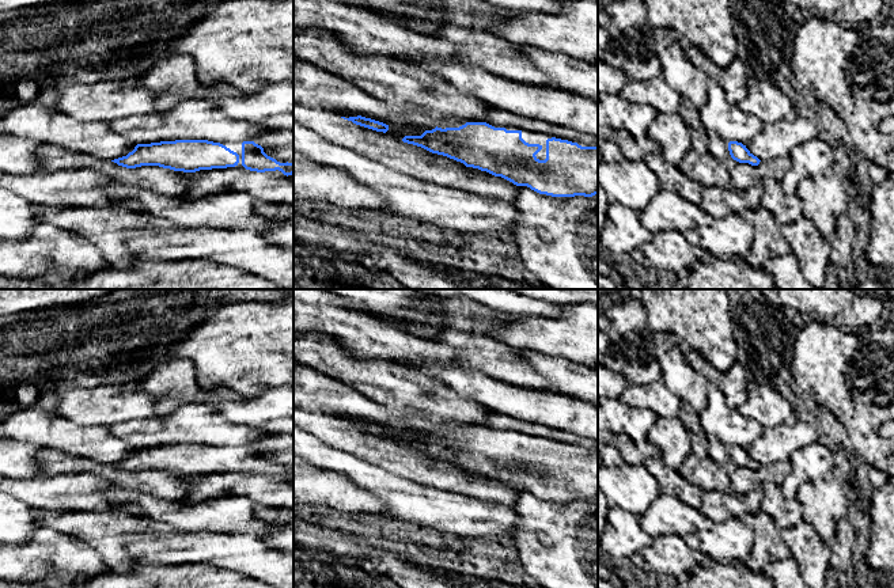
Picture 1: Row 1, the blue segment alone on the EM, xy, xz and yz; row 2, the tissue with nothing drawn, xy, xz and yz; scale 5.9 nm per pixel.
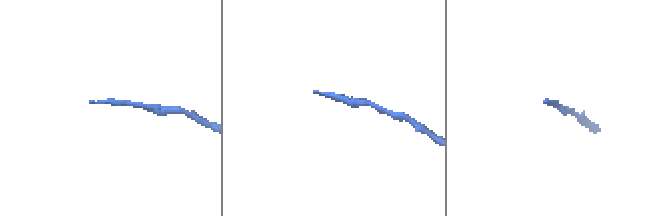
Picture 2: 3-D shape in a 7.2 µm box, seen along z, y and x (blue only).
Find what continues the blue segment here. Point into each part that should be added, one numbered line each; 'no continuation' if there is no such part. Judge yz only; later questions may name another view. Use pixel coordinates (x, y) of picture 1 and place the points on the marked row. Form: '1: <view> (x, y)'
1: yz (718, 147)

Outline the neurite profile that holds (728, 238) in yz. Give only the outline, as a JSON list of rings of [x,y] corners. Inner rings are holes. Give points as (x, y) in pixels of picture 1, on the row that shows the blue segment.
[[[739,213],[713,220],[685,234],[693,246],[701,246],[717,259],[731,261],[751,253],[757,229]]]

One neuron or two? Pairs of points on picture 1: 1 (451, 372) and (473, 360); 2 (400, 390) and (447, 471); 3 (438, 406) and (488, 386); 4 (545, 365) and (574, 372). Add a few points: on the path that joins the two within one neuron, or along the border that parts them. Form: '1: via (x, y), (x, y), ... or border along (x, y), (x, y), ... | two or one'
1: border along (457, 364), (478, 368), (492, 376) | two
2: border along (382, 406), (423, 418) | two
3: border along (436, 378), (492, 410) | two
4: via (552, 368), (559, 372), (567, 372) | one

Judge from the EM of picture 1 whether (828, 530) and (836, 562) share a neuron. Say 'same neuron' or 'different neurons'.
different neurons

